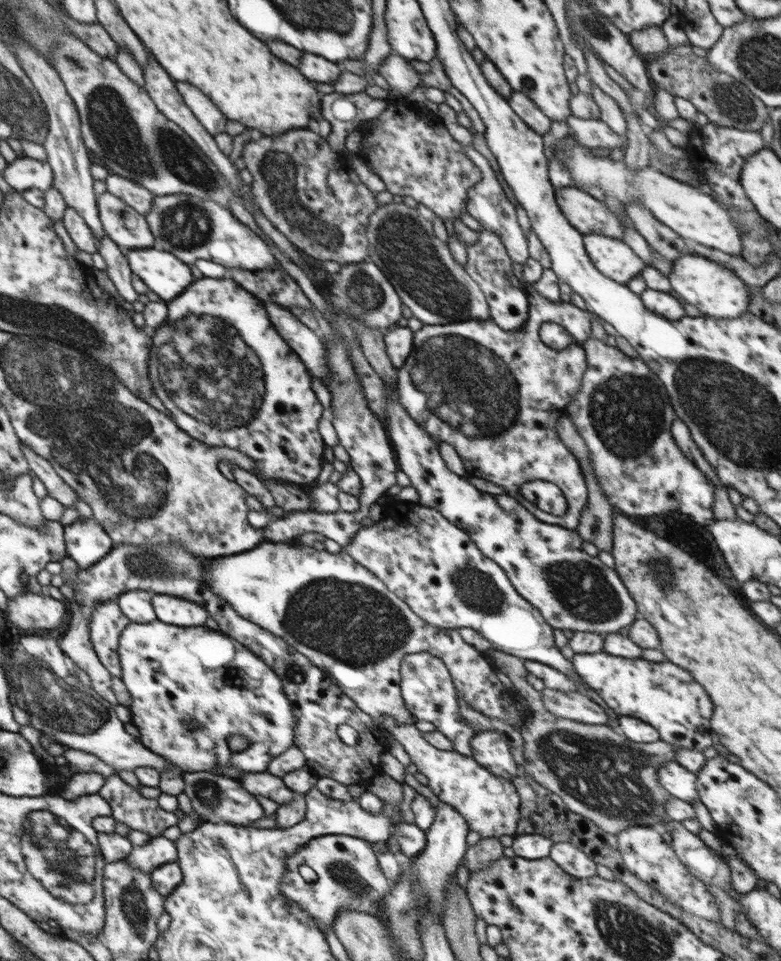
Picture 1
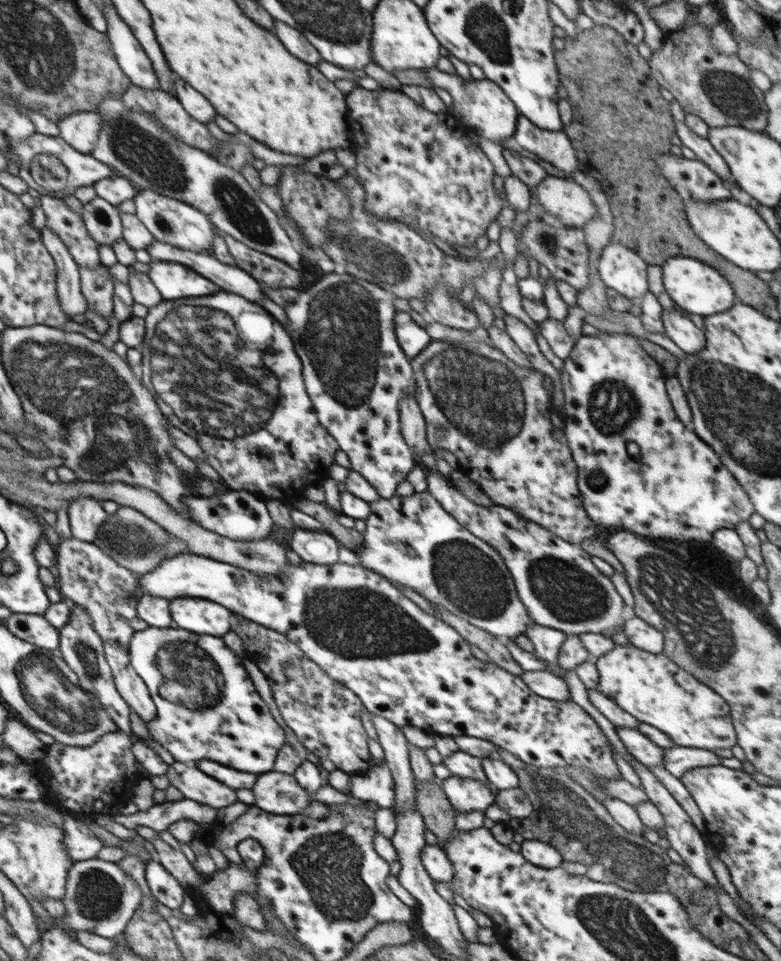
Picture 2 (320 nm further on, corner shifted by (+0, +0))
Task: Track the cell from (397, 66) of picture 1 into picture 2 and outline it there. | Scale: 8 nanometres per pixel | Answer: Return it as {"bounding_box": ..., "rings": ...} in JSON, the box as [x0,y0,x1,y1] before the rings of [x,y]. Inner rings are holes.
{"bounding_box":[423,68,518,144],"rings":[[[427,68],[423,70],[428,76],[432,87],[444,88],[452,96],[454,102],[454,113],[458,113],[458,118],[472,129],[479,136],[483,136],[488,140],[493,140],[498,144],[506,144],[512,139],[517,129],[518,112],[512,100],[506,96],[505,92],[490,80],[471,79],[464,80],[460,76],[448,76],[446,72],[442,72],[437,68]]]}

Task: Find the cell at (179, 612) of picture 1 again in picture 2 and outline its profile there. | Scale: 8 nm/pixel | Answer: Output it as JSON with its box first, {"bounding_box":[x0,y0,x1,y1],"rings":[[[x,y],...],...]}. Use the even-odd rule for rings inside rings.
{"bounding_box":[169,600,230,638],"rings":[[[172,600],[169,609],[178,628],[218,638],[230,630],[230,610],[210,600]]]}

